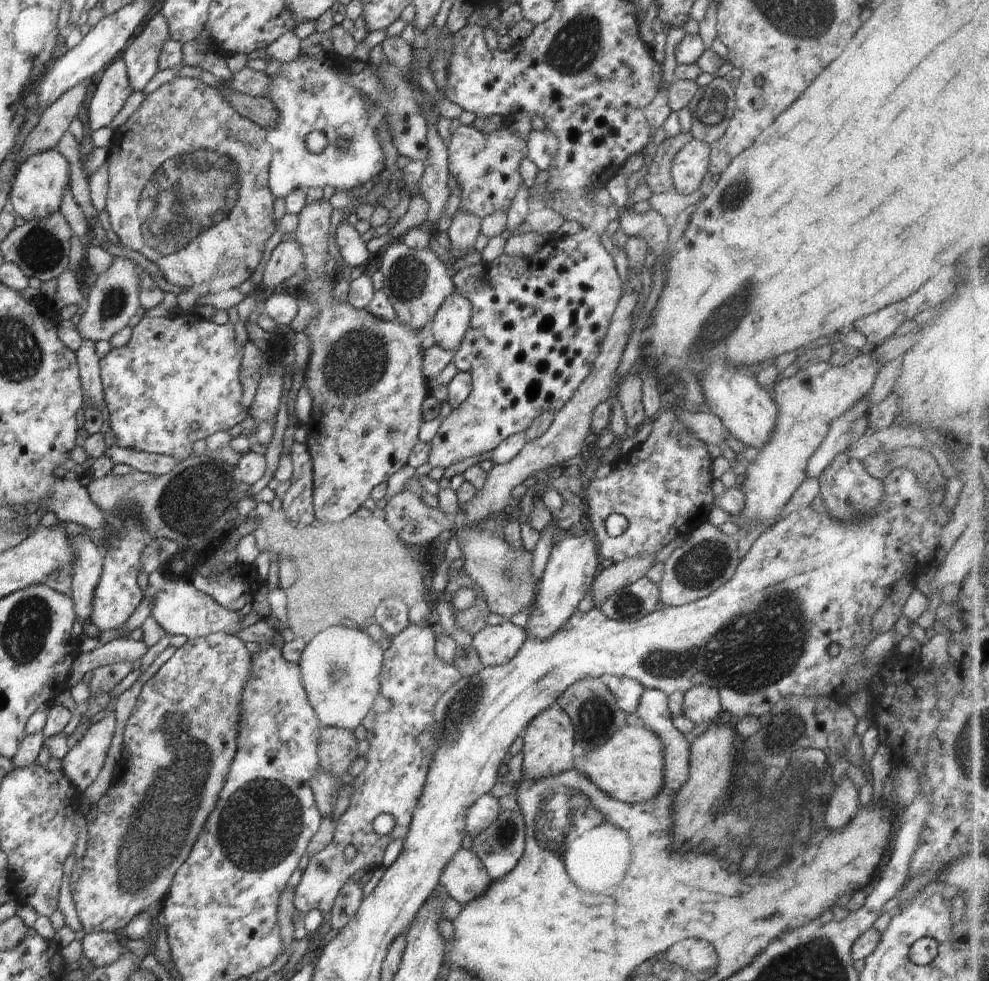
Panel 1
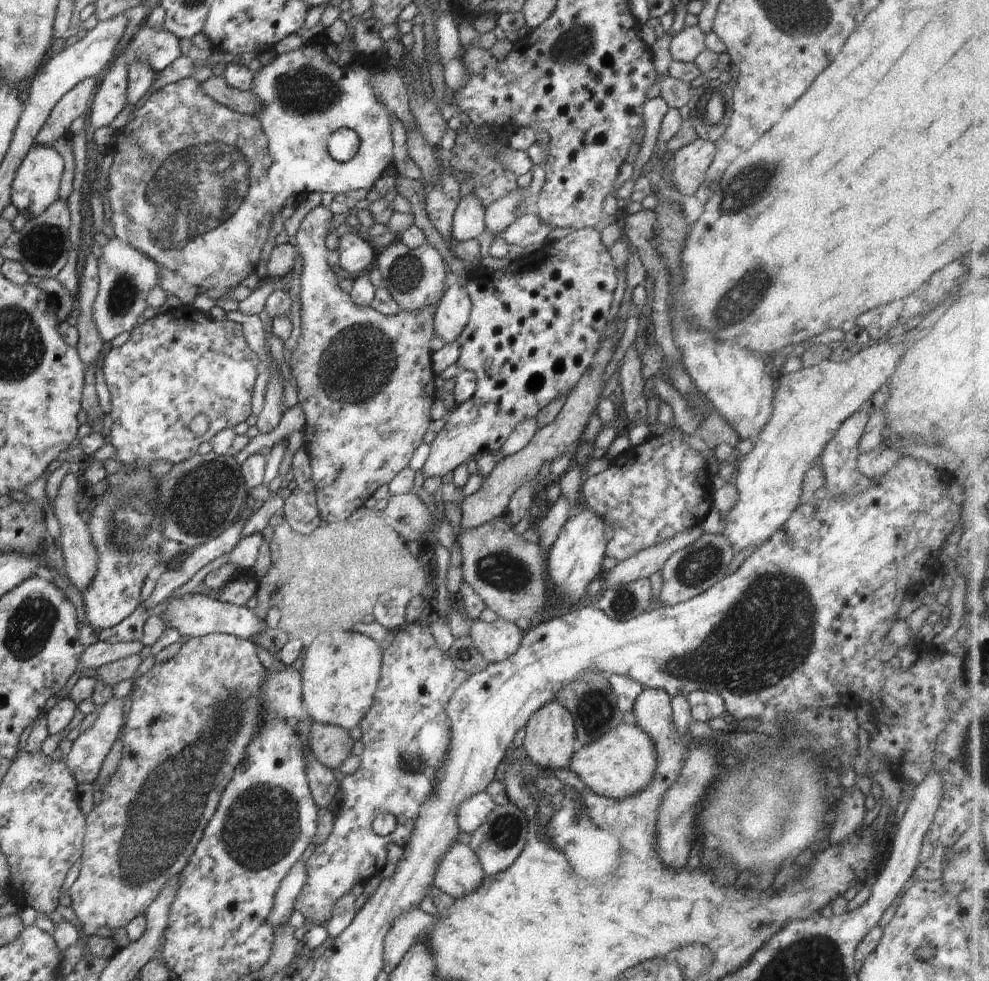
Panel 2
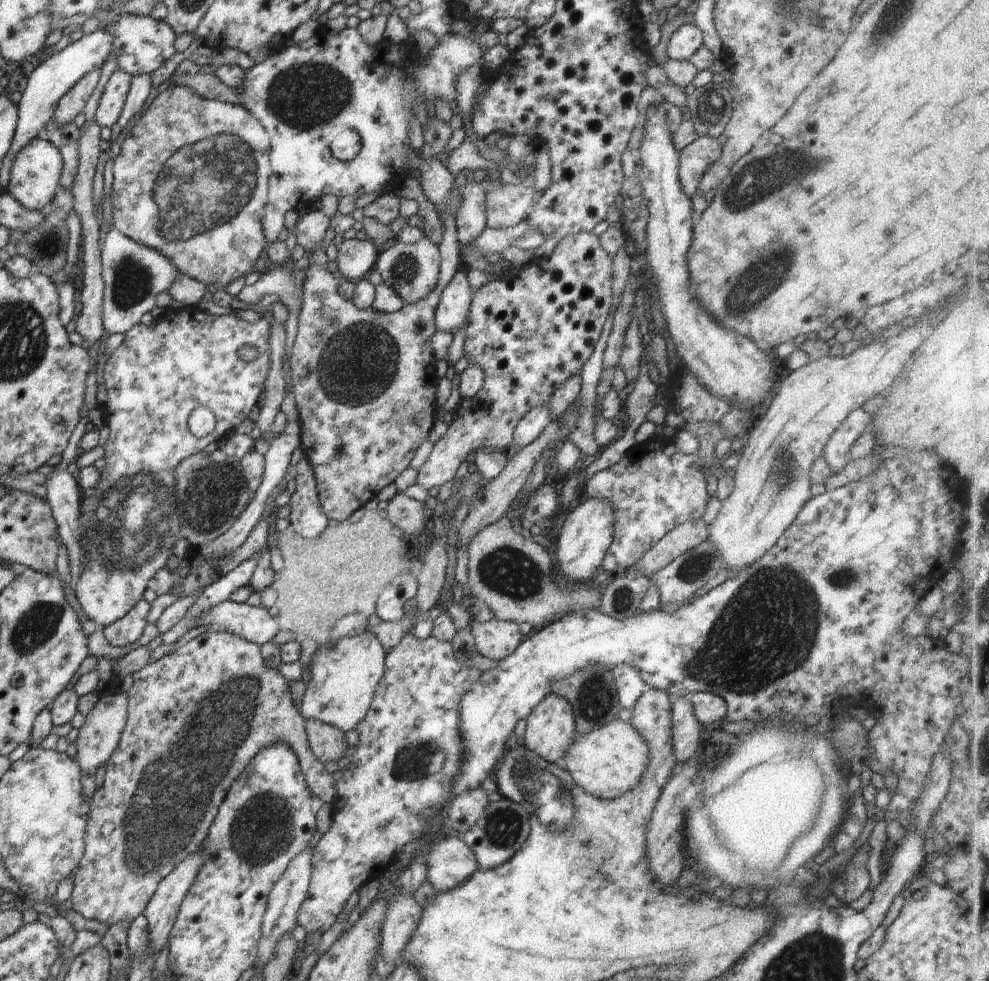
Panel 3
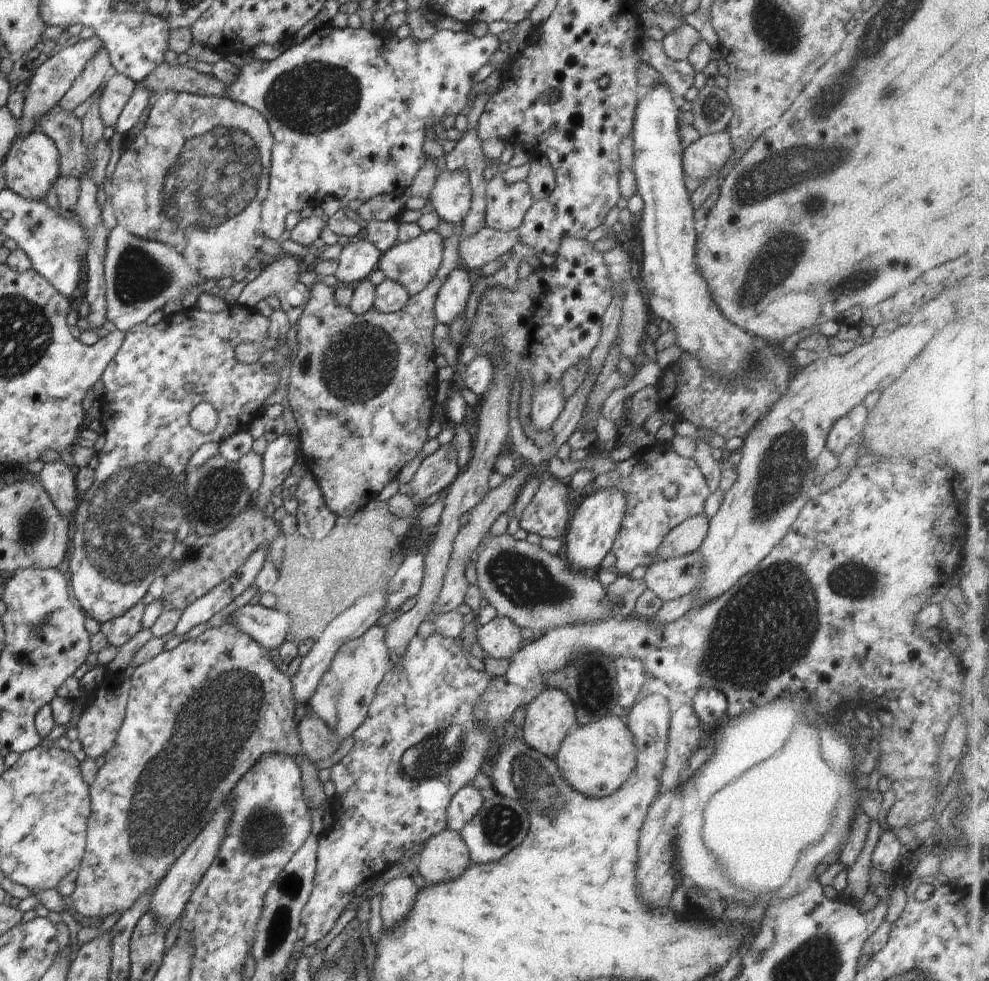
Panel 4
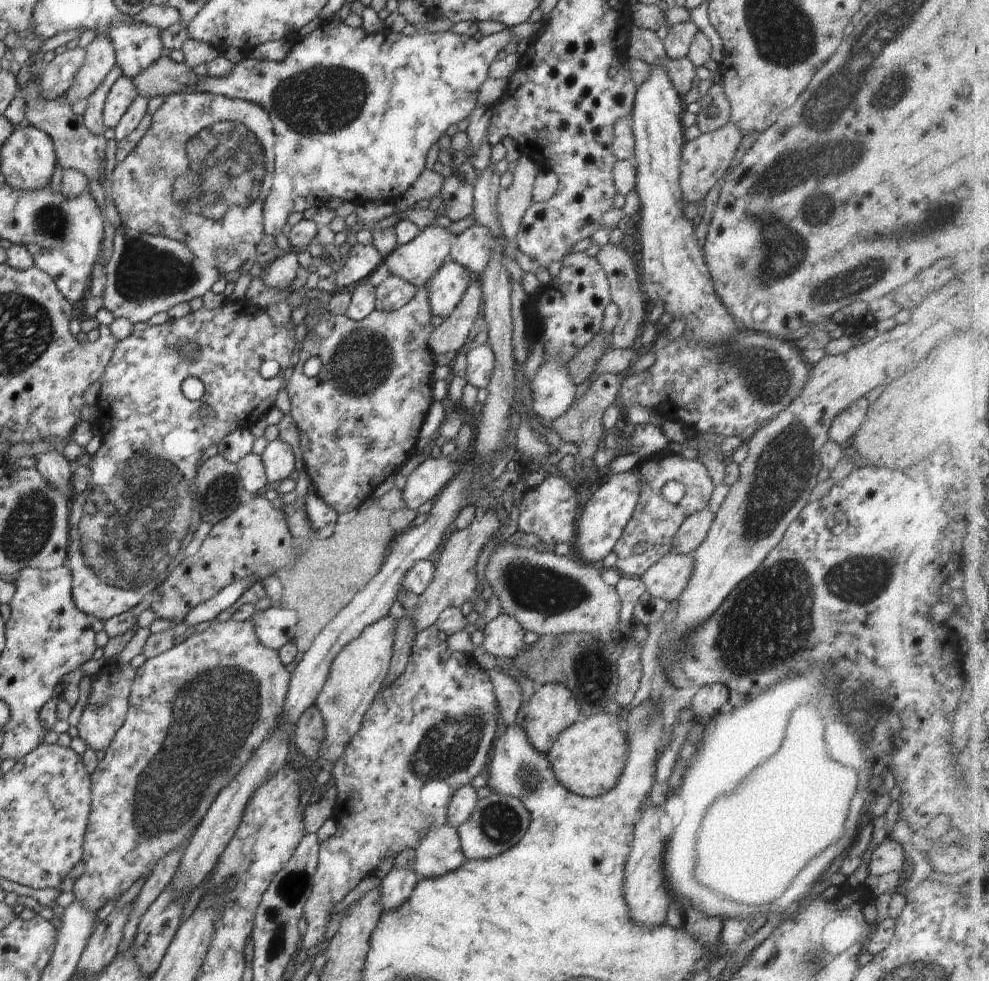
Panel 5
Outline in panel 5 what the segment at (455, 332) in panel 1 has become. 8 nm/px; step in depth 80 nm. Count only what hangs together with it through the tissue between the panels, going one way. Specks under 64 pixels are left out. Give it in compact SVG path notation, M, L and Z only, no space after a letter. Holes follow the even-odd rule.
M450 259L445 261L424 286L428 290L431 314L448 317L462 300L470 280L471 272L468 269Z

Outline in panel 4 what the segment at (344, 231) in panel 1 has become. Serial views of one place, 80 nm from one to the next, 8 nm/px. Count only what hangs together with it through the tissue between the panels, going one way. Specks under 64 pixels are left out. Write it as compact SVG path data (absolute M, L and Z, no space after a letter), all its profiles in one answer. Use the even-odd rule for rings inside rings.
M366 239L350 242L338 258L338 269L334 277L336 284L348 286L352 282L360 283L368 279L379 268L380 258L382 253Z

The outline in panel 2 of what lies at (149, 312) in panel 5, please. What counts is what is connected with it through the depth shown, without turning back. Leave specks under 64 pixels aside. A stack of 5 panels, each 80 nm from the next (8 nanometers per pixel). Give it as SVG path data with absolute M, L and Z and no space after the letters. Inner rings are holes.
M116 236L102 249L99 265L99 288L93 303L92 317L97 334L103 343L111 342L116 336L131 333L137 326L137 318L147 308L148 292L159 285L158 268L154 260L121 242Z

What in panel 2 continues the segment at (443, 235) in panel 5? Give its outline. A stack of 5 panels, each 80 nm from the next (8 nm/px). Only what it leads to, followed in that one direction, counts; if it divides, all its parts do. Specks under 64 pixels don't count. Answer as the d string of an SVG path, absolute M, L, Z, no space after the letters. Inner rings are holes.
M395 240L384 250L378 251L375 261L383 279L383 287L404 312L416 313L437 305L445 294L448 268L439 252L426 242L419 248L410 249L400 240Z

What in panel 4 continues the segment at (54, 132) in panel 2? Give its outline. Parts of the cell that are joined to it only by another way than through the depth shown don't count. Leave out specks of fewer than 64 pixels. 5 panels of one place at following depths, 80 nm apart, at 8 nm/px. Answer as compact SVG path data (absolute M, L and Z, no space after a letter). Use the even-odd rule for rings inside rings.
M106 46L90 58L90 62L84 66L82 74L74 80L72 87L60 100L59 106L64 112L73 112L80 104L86 103L106 80L106 73L112 66L110 54Z

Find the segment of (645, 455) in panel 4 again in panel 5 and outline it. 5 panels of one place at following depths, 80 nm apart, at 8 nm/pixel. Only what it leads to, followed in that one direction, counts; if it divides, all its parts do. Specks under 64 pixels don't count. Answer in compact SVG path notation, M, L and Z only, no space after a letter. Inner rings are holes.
M674 453L656 454L642 459L632 471L643 477L640 482L640 496L638 496L638 504L634 508L632 518L626 524L613 552L618 556L615 569L619 574L625 577L641 578L650 566L673 550L675 543L672 540L676 538L682 522L690 514L707 508L716 486L709 476L706 466L700 460L684 458L684 456ZM669 481L676 481L684 485L684 497L679 504L668 502L662 494L662 487ZM636 544L644 544L644 552L640 556L632 552Z

